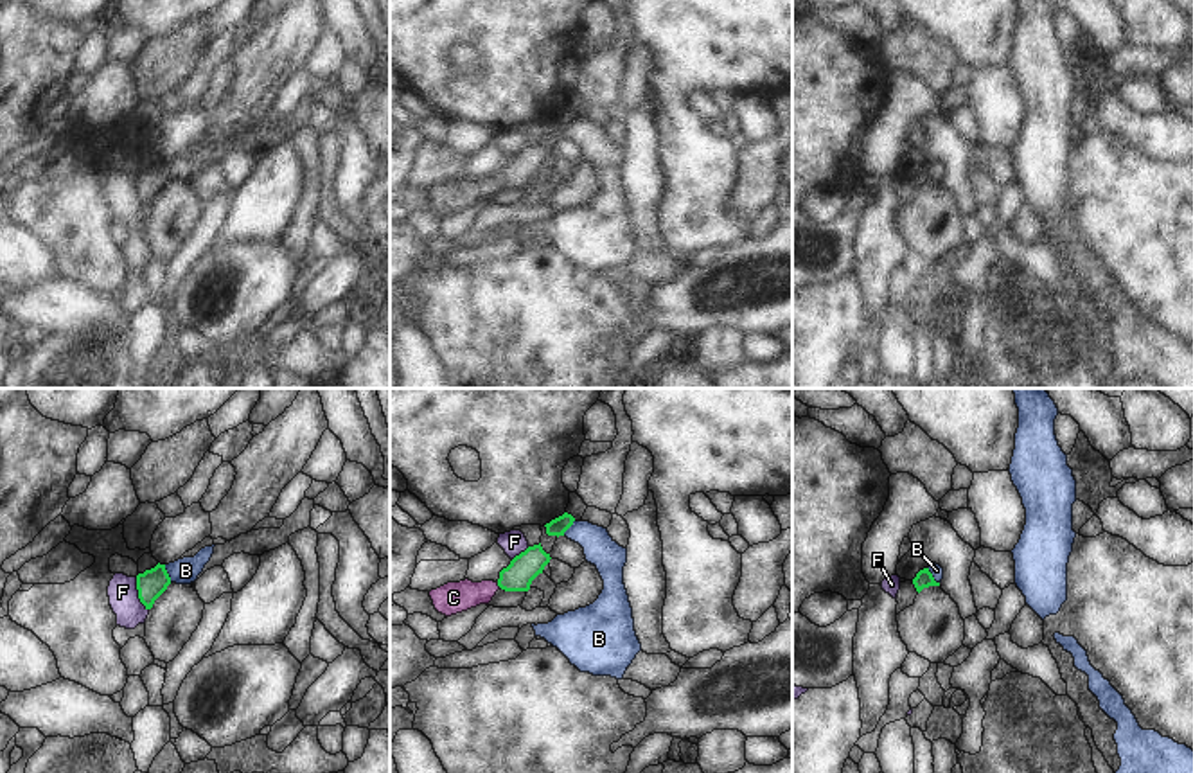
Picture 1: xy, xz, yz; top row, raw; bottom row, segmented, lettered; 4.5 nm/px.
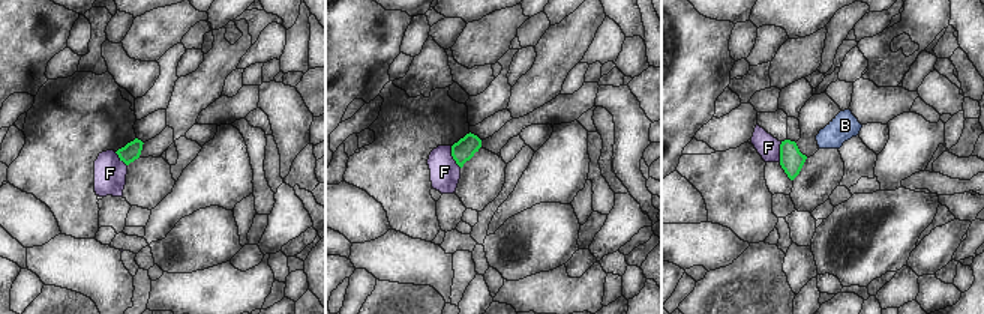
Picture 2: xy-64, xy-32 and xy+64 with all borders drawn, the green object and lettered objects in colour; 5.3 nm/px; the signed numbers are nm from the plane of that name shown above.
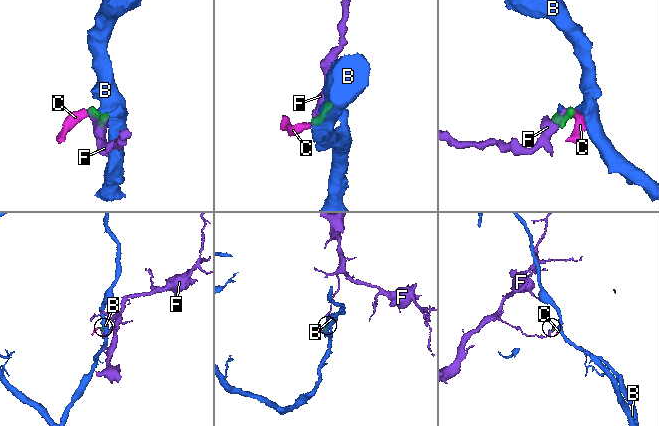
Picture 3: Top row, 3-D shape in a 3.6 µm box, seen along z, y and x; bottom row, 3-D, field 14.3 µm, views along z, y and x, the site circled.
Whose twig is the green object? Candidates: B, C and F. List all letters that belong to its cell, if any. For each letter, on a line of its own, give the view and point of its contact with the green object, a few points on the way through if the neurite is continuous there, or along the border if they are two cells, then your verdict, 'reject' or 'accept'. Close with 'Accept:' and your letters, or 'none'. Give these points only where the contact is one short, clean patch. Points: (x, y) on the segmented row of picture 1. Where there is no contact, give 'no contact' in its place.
B: xy (167, 574) | along xy (164, 565), (171, 581) | reject
C: xz (498, 585) | across xz (523, 568), (514, 577), (498, 585), (484, 592), (453, 597) | accept
F: xy (139, 594) | along xy (135, 577), (139, 601), (148, 610) | reject
Accept: C

